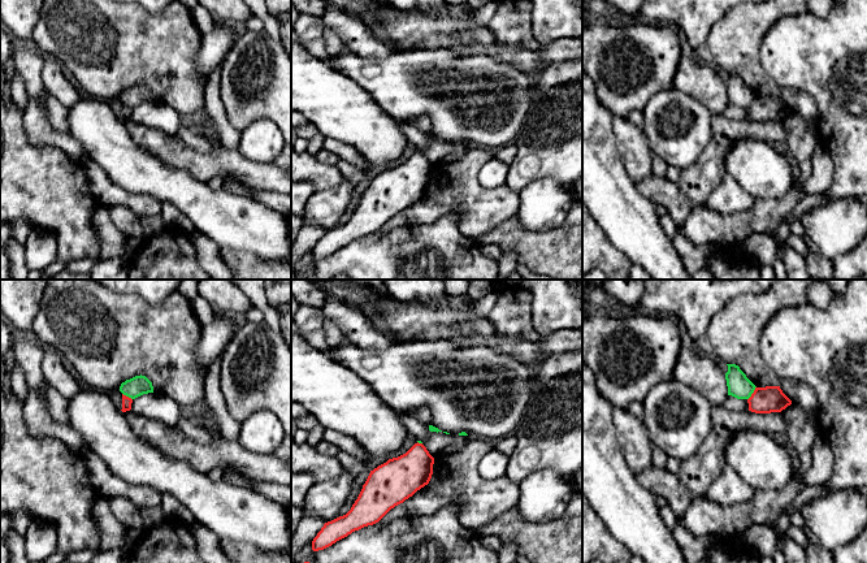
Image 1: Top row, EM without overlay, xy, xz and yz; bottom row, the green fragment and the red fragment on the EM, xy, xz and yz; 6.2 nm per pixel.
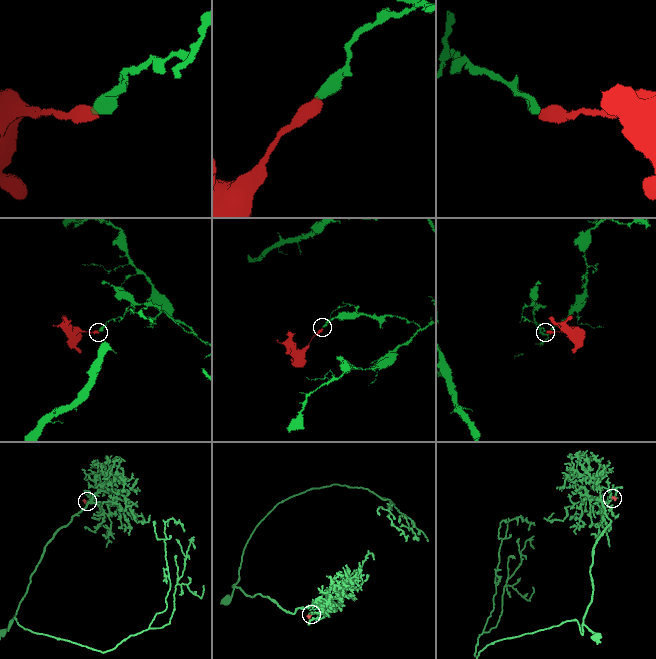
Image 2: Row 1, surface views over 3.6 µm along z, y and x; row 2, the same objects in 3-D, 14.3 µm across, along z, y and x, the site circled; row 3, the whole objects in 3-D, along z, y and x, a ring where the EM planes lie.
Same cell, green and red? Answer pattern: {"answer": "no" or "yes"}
{"answer": "no"}

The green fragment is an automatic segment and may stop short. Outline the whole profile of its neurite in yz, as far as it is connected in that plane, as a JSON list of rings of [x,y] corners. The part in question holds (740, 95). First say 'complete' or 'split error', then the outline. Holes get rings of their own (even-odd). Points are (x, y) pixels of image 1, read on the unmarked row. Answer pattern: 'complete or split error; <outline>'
complete; [[[727,73],[725,82],[728,104],[737,108],[749,108],[755,99],[755,94],[746,86],[746,83],[736,73]]]

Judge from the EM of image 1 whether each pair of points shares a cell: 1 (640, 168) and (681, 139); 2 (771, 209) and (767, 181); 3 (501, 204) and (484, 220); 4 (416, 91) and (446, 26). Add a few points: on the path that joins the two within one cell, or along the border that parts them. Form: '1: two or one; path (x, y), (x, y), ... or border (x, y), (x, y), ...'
1: two; border (642, 130), (653, 151)
2: two; border (793, 181), (781, 195), (757, 199)
3: one; path (497, 207), (488, 216)
4: two; border (406, 51), (451, 50), (465, 55)

